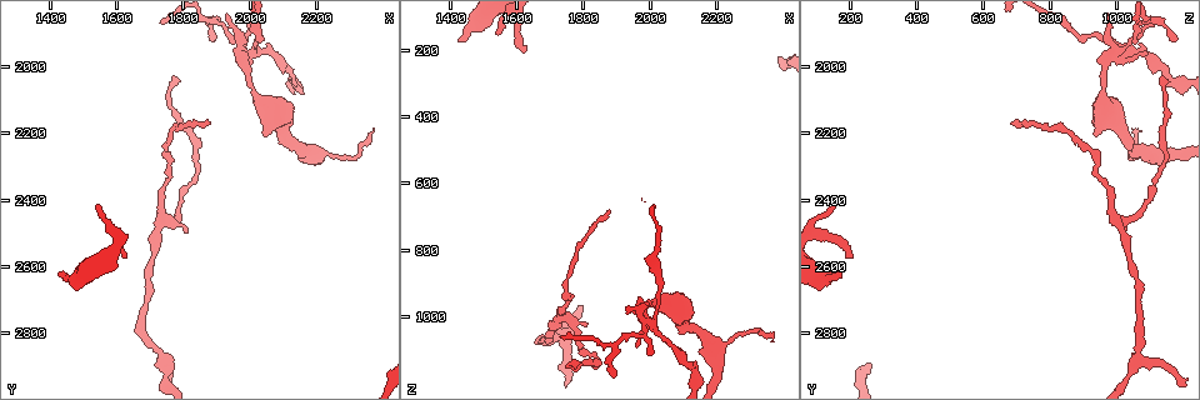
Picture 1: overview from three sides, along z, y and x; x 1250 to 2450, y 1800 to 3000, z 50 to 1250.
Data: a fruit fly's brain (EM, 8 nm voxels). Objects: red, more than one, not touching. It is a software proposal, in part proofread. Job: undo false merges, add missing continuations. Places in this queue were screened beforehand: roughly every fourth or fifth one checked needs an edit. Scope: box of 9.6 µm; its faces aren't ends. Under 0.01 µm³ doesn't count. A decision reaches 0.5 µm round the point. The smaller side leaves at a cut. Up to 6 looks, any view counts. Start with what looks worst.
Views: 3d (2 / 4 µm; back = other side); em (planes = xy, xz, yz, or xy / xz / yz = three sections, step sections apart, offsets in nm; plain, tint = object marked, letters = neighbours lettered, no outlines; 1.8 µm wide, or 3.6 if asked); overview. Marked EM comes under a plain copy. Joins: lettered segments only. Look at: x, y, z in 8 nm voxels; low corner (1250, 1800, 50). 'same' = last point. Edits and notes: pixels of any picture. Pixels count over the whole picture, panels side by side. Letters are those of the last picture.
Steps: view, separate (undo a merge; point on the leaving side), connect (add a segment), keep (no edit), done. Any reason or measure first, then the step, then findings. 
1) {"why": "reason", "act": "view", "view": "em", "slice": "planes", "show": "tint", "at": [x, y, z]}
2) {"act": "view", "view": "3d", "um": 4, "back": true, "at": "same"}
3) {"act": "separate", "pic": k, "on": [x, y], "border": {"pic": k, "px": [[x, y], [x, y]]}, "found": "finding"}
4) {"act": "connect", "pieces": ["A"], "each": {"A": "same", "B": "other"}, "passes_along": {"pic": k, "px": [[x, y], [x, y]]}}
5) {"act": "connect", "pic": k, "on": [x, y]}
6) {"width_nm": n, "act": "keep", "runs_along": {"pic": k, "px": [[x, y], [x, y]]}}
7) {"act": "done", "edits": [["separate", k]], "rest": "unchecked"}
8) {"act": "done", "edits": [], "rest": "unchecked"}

{"why": "four-way junction", "act": "view", "view": "em", "slice": "planes", "show": "tint", "at": [1980, 1960, 1000]}

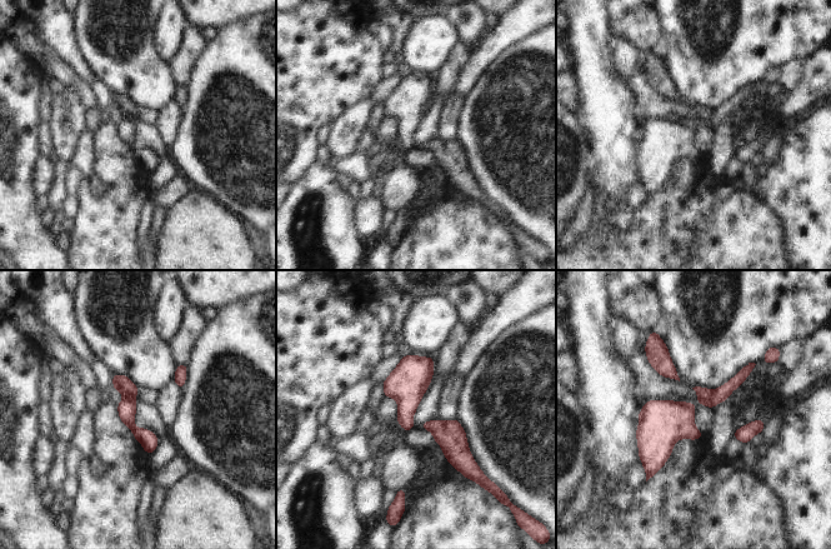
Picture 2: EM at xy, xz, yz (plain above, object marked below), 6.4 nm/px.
{"why": "what lies round it", "act": "view", "view": "em", "slice": "planes", "show": "letters", "at": "same"}

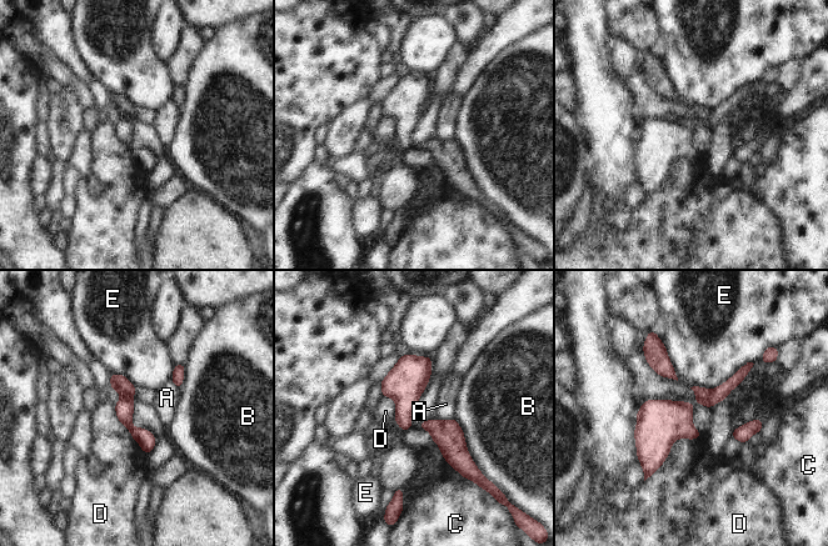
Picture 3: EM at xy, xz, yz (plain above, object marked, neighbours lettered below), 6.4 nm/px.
{"longest_contact_nm": ["D", 500], "act": "separate", "pic": 3, "on": [703, 396], "each": {"A": "other", "B": "other", "C": "other", "D": "other", "E": "other"}, "border": {"pic": 3, "px": [[711, 390], [711, 401], [713, 404]]}, "found": "a second neuron is stuck on"}

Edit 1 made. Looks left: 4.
{"why": "stops while still wide", "act": "view", "view": "3d", "um": 2, "back": true, "at": [1420, 2620, 180]}

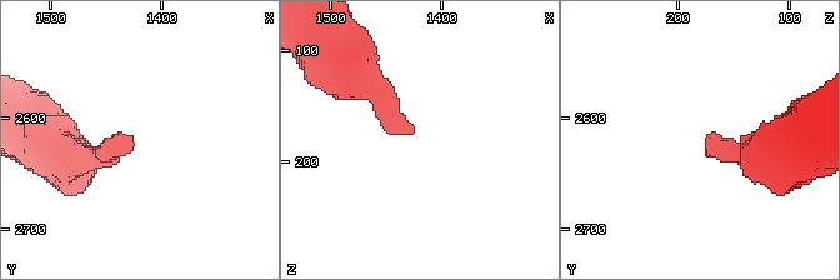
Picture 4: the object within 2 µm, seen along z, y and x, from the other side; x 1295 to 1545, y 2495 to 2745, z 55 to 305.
{"act": "view", "view": "em", "slice": "xy", "step": 8, "show": "letters", "at": [1430, 2616, 174]}

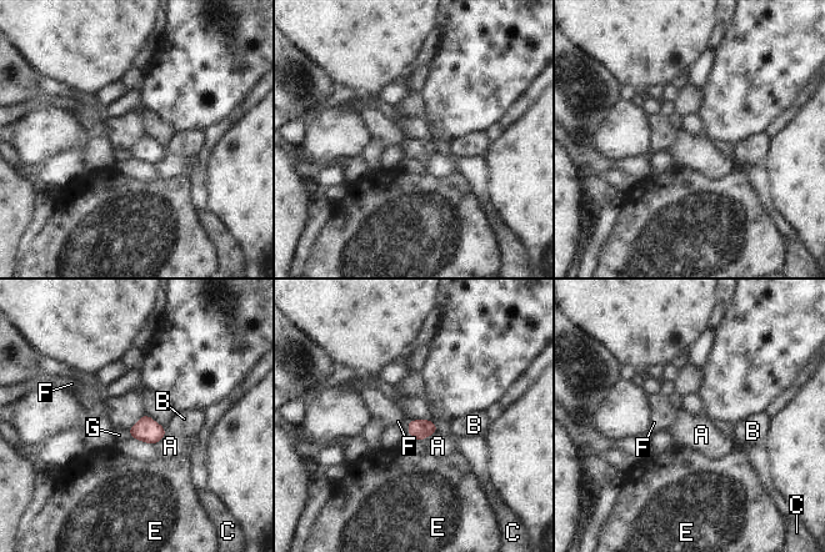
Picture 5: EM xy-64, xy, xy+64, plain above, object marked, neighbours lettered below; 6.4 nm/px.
{"longest_contact_nm": ["A", 130], "act": "keep", "each": {"A": "other", "B": "other", "C": "other", "E": "other", "F": "other", "G": "other"}, "border": {"pic": 5, "px": [[436, 431], [420, 440]]}, "found": "none of them fits"}

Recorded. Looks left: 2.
{"why": "three-way junction", "act": "view", "view": "em", "slice": "xy", "step": 16, "show": "letters", "at": [1740, 2470, 1010]}

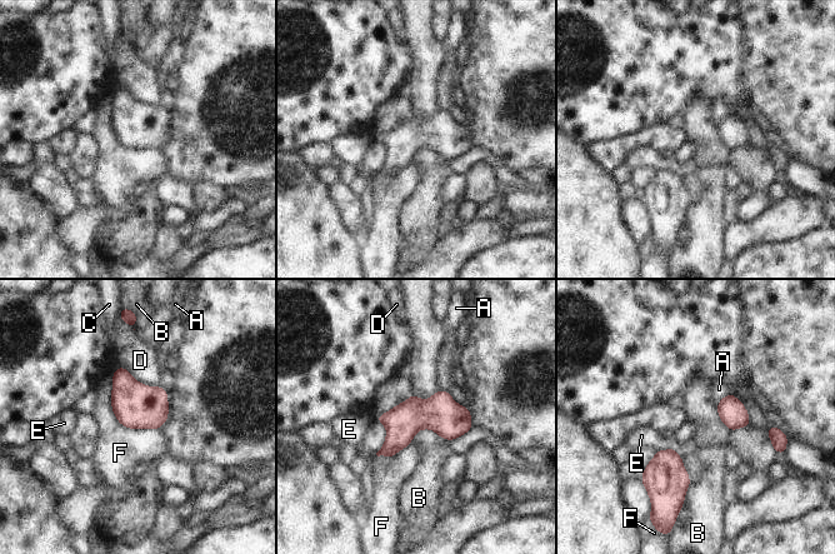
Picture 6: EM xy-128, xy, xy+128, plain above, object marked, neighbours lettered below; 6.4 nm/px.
{"act": "keep", "each": {"A": "other", "B": "other", "C": "other", "D": "other", "E": "other", "F": "other"}, "border": {"pic": 6, "px": [[445, 439], [420, 429], [411, 440]]}, "found": "continuous, no second neuron"}

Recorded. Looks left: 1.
{"act": "done", "edits": [["separate", 3]], "rest": "unchecked"}

